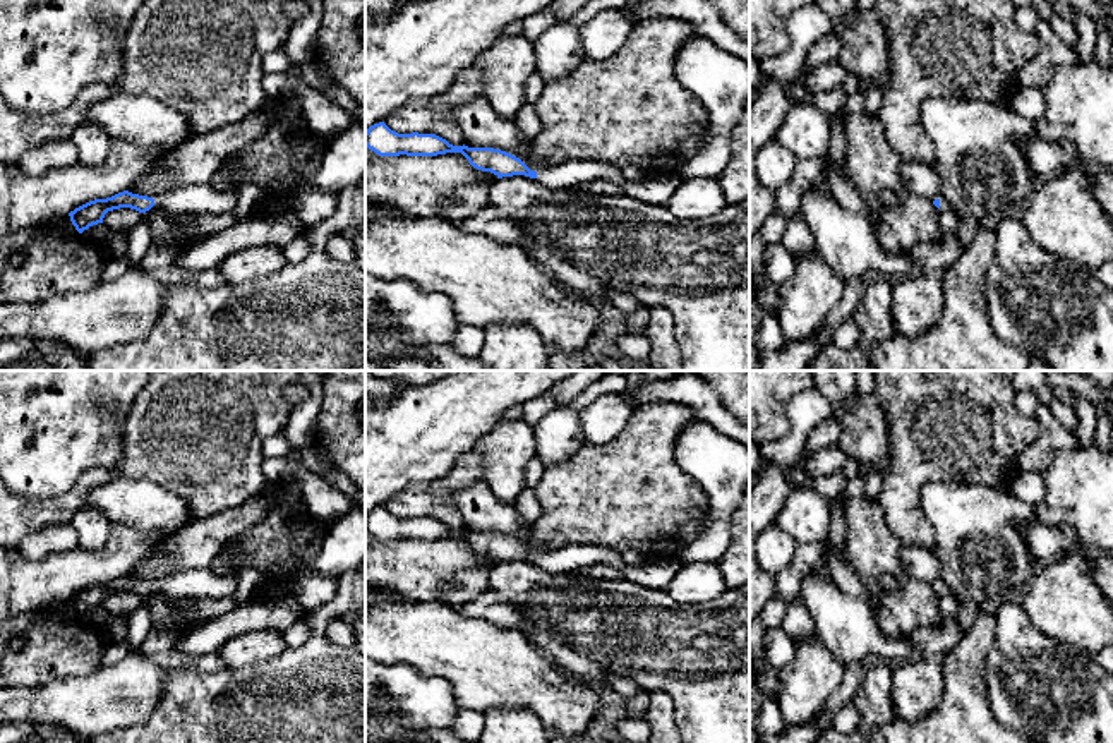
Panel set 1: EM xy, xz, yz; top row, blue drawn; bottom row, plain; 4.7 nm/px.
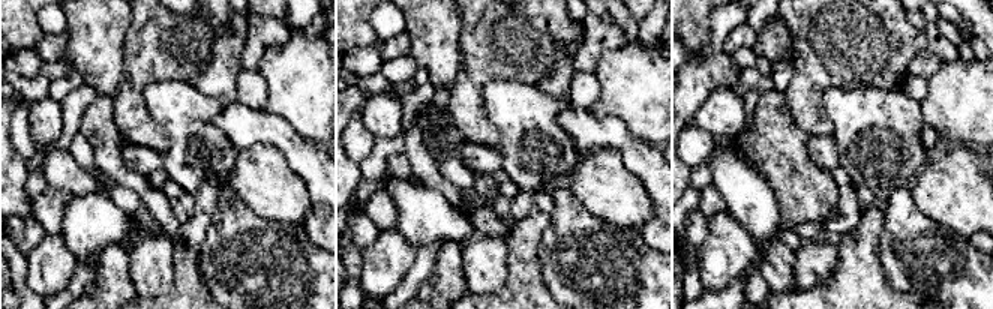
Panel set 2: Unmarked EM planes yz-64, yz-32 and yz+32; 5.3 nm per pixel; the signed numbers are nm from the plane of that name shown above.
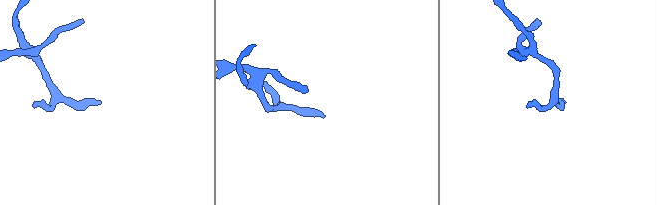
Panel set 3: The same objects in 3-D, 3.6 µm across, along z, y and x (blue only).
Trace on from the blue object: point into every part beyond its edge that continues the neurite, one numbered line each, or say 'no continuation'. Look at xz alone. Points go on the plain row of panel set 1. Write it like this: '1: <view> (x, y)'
1: xz (657, 575)

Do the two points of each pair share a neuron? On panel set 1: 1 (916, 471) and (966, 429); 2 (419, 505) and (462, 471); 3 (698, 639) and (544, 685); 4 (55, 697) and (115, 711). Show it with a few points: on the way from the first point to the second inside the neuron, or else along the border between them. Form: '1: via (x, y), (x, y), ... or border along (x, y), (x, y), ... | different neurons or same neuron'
1: via (928, 459), (954, 433) | same neuron
2: via (429, 500), (434, 500), (453, 481) | same neuron
3: border along (542, 651), (566, 673), (595, 685) | different neurons
4: via (71, 702), (100, 704) | same neuron

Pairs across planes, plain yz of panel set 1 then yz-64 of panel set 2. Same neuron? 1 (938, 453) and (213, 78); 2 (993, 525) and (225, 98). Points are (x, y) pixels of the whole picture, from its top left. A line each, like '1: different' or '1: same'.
1: different
2: different

